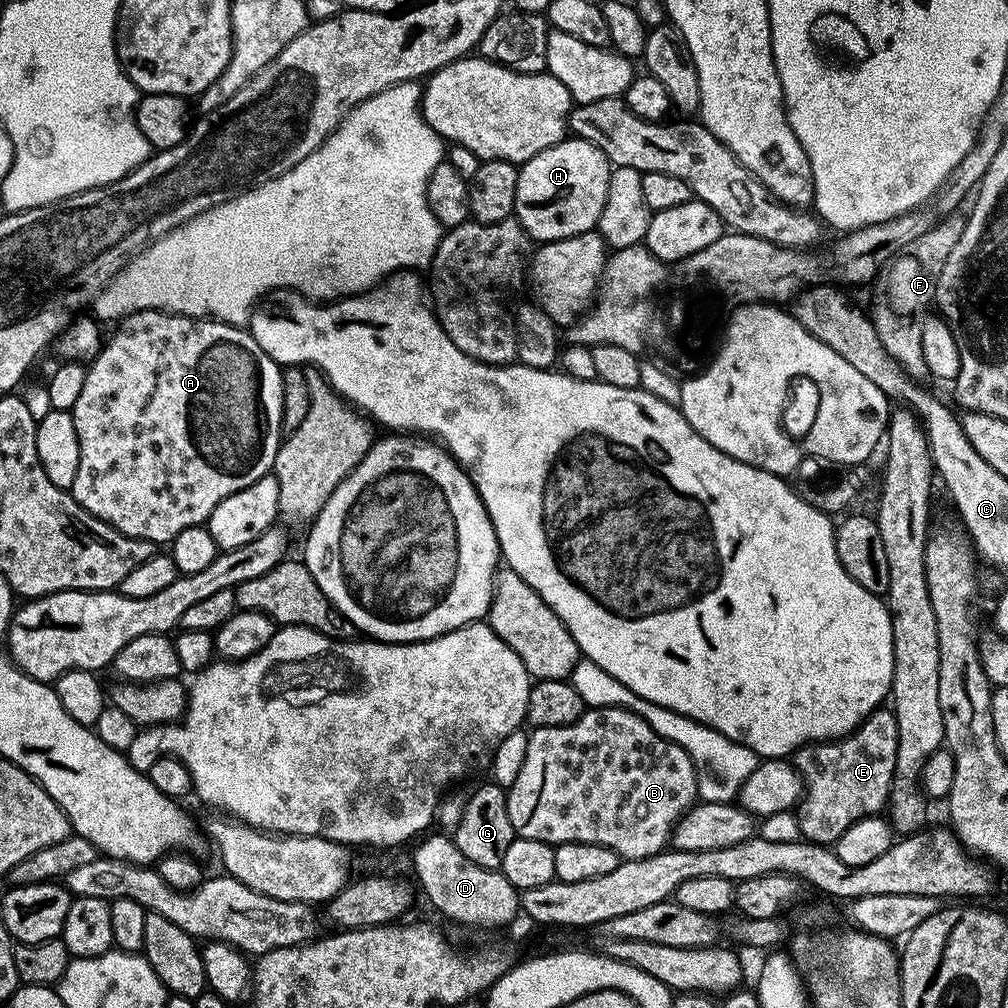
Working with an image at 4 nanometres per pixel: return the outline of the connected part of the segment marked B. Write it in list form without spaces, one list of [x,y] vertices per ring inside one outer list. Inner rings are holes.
[[[588,708],[578,718],[578,722],[570,722],[570,726],[550,726],[549,728],[532,728],[528,732],[526,758],[522,761],[522,770],[518,770],[518,778],[507,788],[506,814],[510,816],[510,826],[514,826],[517,836],[534,838],[538,842],[546,842],[553,846],[561,844],[597,844],[609,848],[621,860],[637,860],[650,858],[654,854],[665,851],[669,847],[672,830],[676,827],[684,813],[697,803],[696,767],[690,762],[690,754],[682,750],[674,742],[662,738],[637,712],[628,708]]]

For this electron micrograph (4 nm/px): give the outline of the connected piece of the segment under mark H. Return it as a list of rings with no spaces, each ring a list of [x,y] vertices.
[[[565,138],[559,140],[554,146],[550,146],[546,150],[542,150],[538,154],[534,154],[534,158],[525,160],[519,165],[520,173],[518,174],[518,190],[514,190],[514,206],[516,207],[514,216],[520,221],[524,231],[532,237],[536,242],[551,242],[553,240],[565,240],[566,238],[574,238],[581,236],[587,232],[593,231],[600,223],[600,215],[602,214],[602,206],[606,206],[606,190],[610,190],[610,174],[613,165],[609,164],[606,154],[602,154],[602,150],[598,150],[598,146],[594,146],[590,142],[579,138]]]

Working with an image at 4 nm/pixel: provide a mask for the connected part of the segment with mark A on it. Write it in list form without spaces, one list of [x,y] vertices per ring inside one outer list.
[[[151,308],[136,312],[119,325],[116,337],[105,343],[95,353],[93,364],[87,365],[86,382],[74,402],[71,414],[74,418],[74,430],[78,430],[78,474],[71,486],[71,494],[90,514],[102,522],[114,526],[124,536],[142,538],[157,546],[167,545],[182,530],[190,530],[207,525],[214,506],[230,494],[238,494],[246,486],[258,482],[258,478],[272,472],[272,464],[282,443],[282,394],[284,393],[284,374],[270,354],[266,354],[263,343],[252,332],[239,328],[239,323],[224,318],[205,318],[203,316],[185,316],[183,312],[166,312],[162,308]]]

